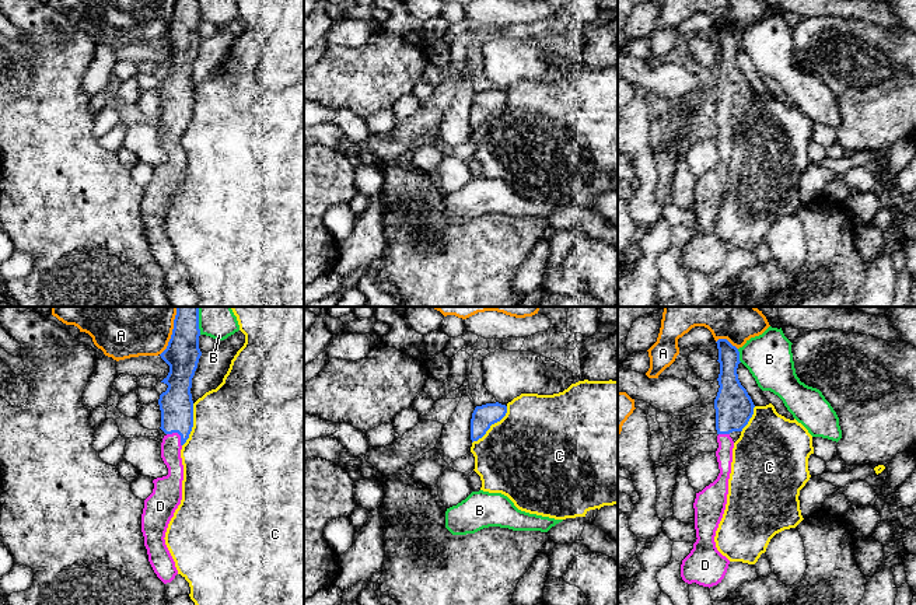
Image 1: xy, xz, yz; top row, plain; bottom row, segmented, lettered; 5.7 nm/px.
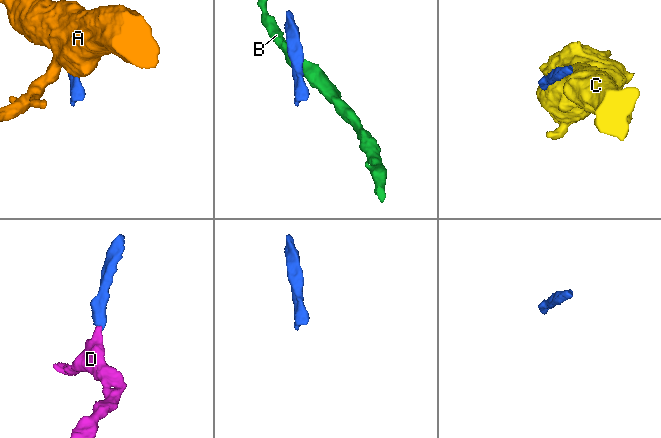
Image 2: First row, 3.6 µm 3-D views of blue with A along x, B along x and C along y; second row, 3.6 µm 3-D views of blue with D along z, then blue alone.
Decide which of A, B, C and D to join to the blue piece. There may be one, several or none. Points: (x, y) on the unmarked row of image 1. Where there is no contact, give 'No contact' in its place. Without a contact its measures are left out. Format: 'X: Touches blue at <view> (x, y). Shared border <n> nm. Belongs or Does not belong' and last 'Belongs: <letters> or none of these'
A: Touches blue at xy (171, 21). Shared border 260 nm. Does not belong
B: Touches blue at yz (738, 42). Shared border 80 nm. Does not belong
C: Touches blue at xz (492, 109). Shared border 300 nm. Does not belong
D: Touches blue at xy (178, 119). Shared border 120 nm. Belongs
Belongs: D

